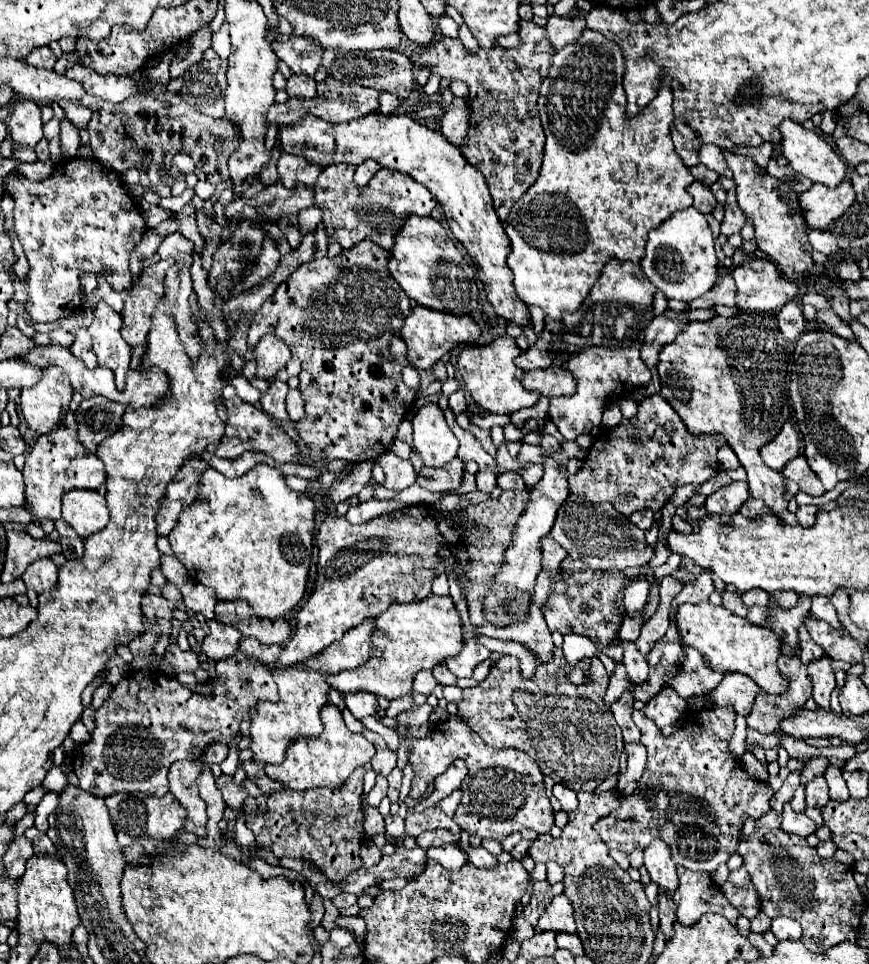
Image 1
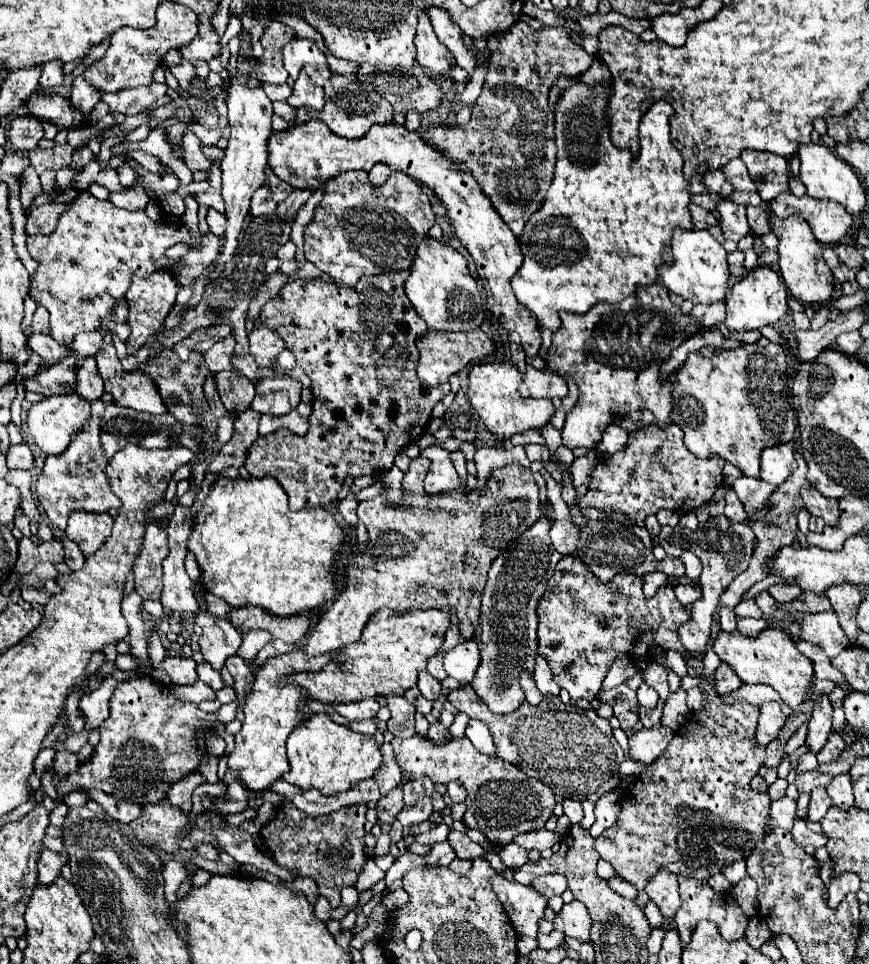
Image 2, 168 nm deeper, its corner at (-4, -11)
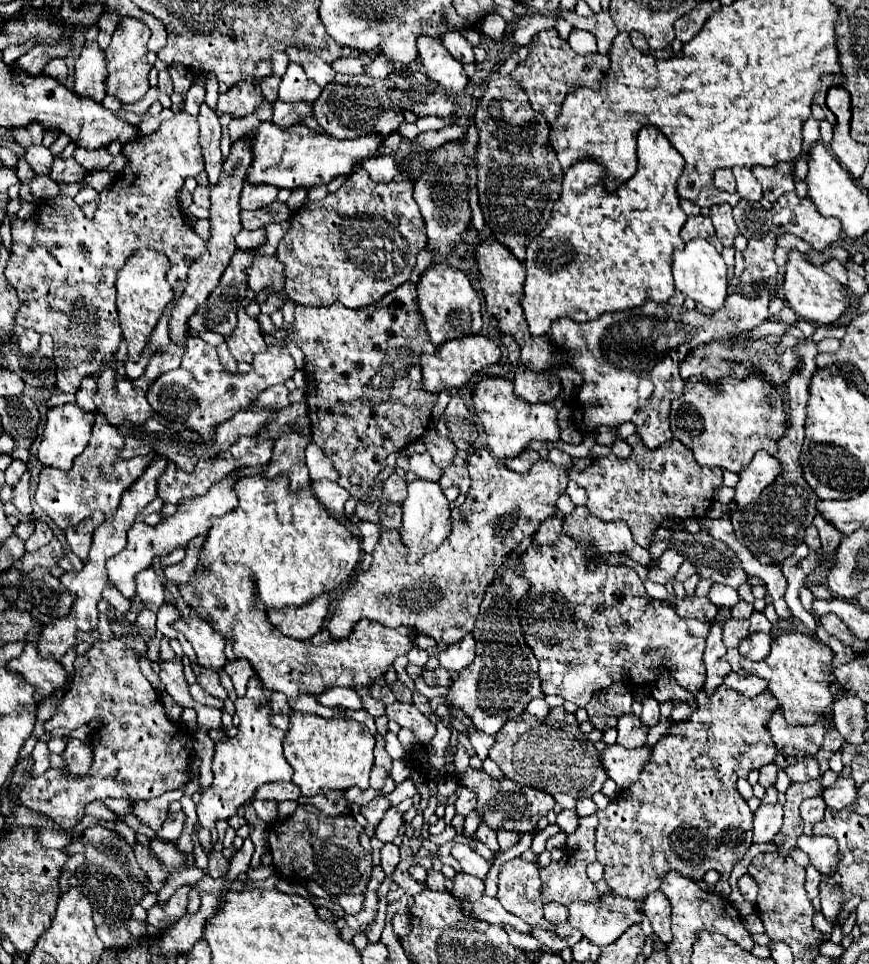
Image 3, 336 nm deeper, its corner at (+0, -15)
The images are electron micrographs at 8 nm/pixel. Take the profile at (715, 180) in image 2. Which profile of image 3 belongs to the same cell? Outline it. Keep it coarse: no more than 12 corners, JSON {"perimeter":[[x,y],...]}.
{"perimeter":[[731,169],[715,171],[715,187],[735,193],[735,177]]}

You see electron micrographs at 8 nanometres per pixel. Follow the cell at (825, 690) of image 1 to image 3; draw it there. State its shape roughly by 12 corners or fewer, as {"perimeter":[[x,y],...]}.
{"perimeter":[[813,755],[799,757],[787,769],[791,781],[819,779]]}

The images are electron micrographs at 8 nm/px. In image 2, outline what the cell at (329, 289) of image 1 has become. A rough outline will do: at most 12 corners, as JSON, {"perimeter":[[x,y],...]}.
{"perimeter":[[409,271],[291,281],[267,301],[311,379],[307,435],[247,471],[329,505],[427,429]]}

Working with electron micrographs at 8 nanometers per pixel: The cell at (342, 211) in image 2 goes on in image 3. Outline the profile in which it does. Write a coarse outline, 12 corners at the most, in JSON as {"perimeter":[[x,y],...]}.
{"perimeter":[[363,167],[277,247],[301,305],[367,307],[425,247],[413,183]]}

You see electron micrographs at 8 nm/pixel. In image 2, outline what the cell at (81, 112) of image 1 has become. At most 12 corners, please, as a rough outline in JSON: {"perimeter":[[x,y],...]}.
{"perimeter":[[75,77],[69,99],[89,115],[101,99],[101,89]]}

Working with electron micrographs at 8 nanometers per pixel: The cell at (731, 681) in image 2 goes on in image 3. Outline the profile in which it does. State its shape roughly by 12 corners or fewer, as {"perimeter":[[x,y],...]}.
{"perimeter":[[745,671],[725,677],[723,685],[745,697],[763,693],[767,683]]}

